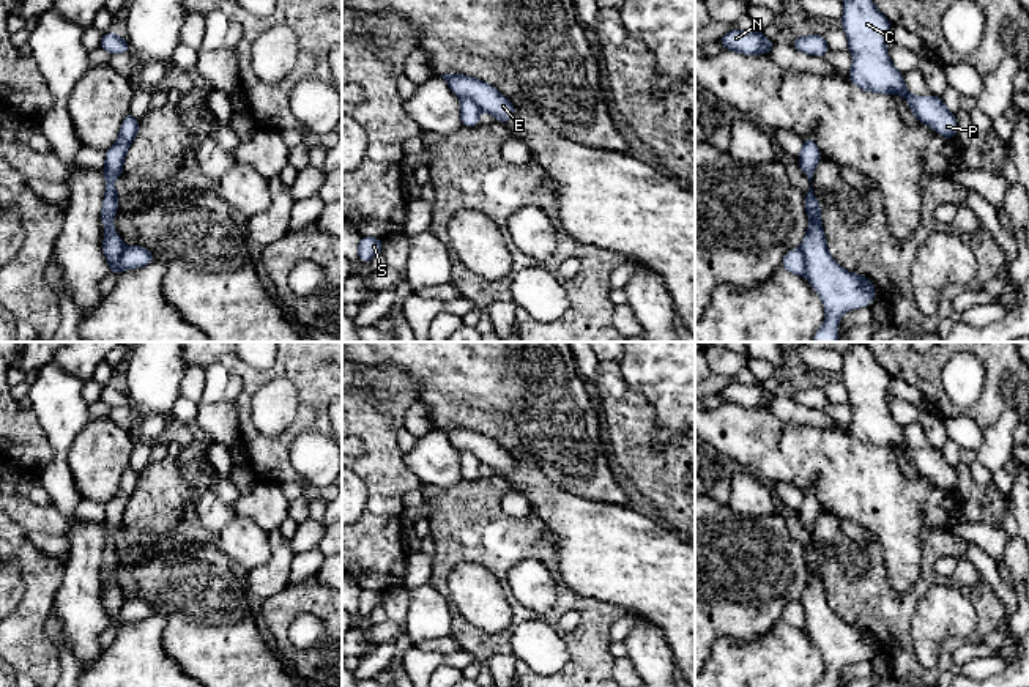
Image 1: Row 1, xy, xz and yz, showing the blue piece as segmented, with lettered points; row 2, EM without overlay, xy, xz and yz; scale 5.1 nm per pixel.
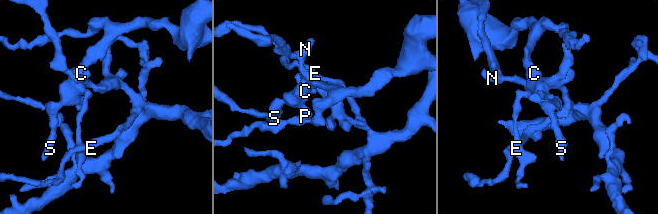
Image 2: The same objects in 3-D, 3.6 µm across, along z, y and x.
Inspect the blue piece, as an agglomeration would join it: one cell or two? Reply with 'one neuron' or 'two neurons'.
two neurons

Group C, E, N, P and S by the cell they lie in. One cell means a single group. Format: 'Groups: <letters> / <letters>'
Groups: C P S / E N

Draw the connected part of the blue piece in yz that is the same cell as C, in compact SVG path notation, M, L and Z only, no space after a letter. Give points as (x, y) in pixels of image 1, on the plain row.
M854 342L841 358L841 381L853 408L853 421L846 430L865 444L903 449L920 476L952 495L958 484L957 468L945 460L941 449L914 449L908 444L903 427L895 422L887 408L892 377L870 353L865 342Z

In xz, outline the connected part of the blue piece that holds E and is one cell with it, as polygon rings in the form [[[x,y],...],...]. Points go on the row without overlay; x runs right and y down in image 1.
[[[443,427],[440,430],[460,452],[474,454],[481,463],[492,466],[495,473],[506,476],[515,470],[514,457],[490,436],[463,427]]]

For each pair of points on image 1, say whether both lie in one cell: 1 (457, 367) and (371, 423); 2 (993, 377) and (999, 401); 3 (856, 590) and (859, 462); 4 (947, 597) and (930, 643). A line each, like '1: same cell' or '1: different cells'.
1: different cells
2: same cell
3: different cells
4: same cell

